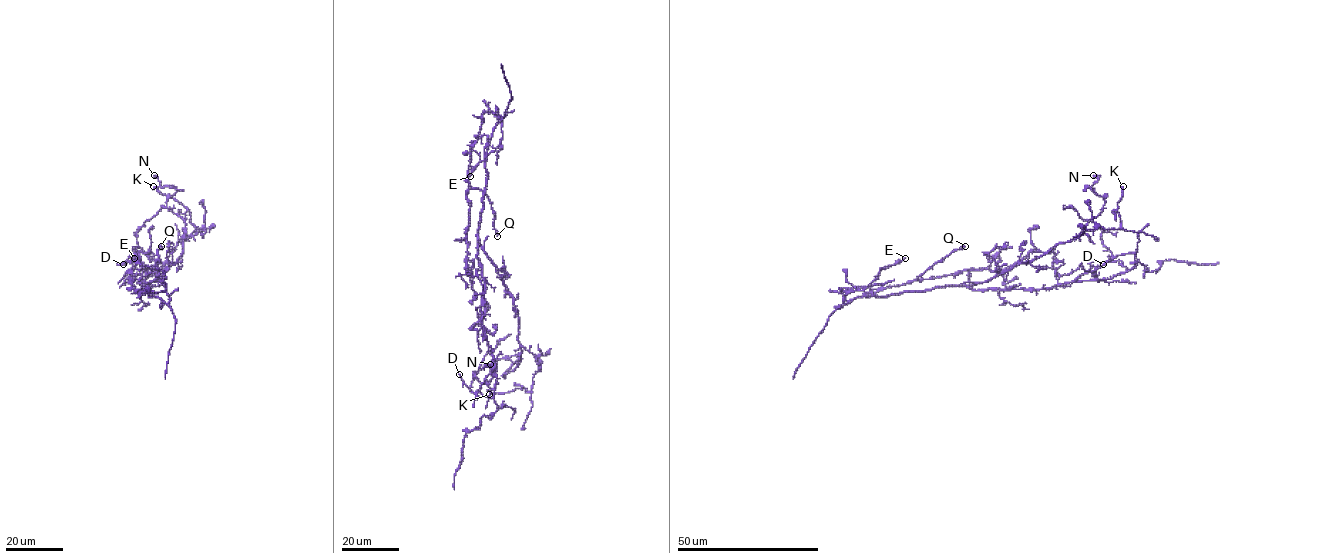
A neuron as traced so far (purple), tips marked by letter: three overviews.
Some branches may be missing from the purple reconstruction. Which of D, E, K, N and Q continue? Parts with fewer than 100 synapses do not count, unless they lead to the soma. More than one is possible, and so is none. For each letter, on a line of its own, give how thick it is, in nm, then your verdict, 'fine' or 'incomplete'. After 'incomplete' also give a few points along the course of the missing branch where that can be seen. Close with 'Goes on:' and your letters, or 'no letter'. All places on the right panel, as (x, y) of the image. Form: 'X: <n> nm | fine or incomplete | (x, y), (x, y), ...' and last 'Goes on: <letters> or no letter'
D: 150 nm | fine
E: 170 nm | fine
K: 180 nm | fine
N: 320 nm | fine
Q: 420 nm | fine
Goes on: no letter

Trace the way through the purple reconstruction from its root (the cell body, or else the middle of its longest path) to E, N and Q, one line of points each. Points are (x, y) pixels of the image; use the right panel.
E: (964, 286), (857, 296), (844, 301), (845, 294), (864, 289), (881, 268), (905, 258)
N: (964, 286), (989, 281), (1071, 241), (1103, 207), (1104, 199), (1088, 186), (1098, 178), (1093, 175)
Q: (964, 286), (943, 286), (886, 296), (864, 294), (911, 282), (965, 246)

